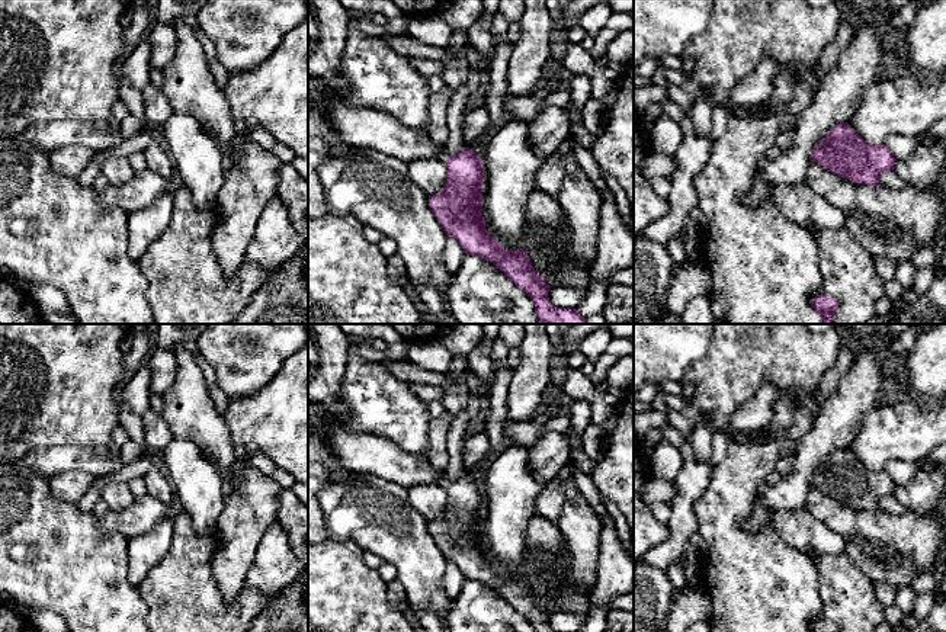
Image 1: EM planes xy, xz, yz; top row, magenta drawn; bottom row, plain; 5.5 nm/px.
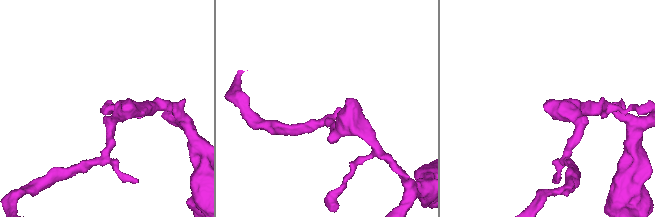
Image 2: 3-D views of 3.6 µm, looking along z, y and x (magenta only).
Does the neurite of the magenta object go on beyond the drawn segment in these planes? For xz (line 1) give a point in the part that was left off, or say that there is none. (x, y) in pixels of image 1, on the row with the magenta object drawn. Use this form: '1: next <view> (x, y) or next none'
1: next xz (361, 128)

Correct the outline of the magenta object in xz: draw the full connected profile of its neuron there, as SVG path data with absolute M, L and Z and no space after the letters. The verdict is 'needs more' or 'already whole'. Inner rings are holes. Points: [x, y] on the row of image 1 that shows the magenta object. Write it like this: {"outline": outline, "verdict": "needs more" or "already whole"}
{"outline": "M308 93L308 110L321 109L341 139L353 148L372 148L405 163L440 158L448 163L443 189L429 196L429 205L446 235L461 244L466 256L478 256L500 269L532 299L539 321L586 324L575 308L558 308L548 298L549 285L535 270L527 250L504 248L485 228L482 216L484 161L469 147L449 155L426 132L410 129L392 116L346 106L336 94Z", "verdict": "needs more"}

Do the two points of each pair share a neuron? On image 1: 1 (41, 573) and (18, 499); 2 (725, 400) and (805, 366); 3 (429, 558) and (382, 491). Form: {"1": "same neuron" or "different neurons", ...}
{"1": "same neuron", "2": "same neuron", "3": "same neuron"}

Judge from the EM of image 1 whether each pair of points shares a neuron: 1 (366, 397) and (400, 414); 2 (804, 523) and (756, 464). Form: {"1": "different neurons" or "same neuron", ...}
{"1": "same neuron", "2": "different neurons"}

